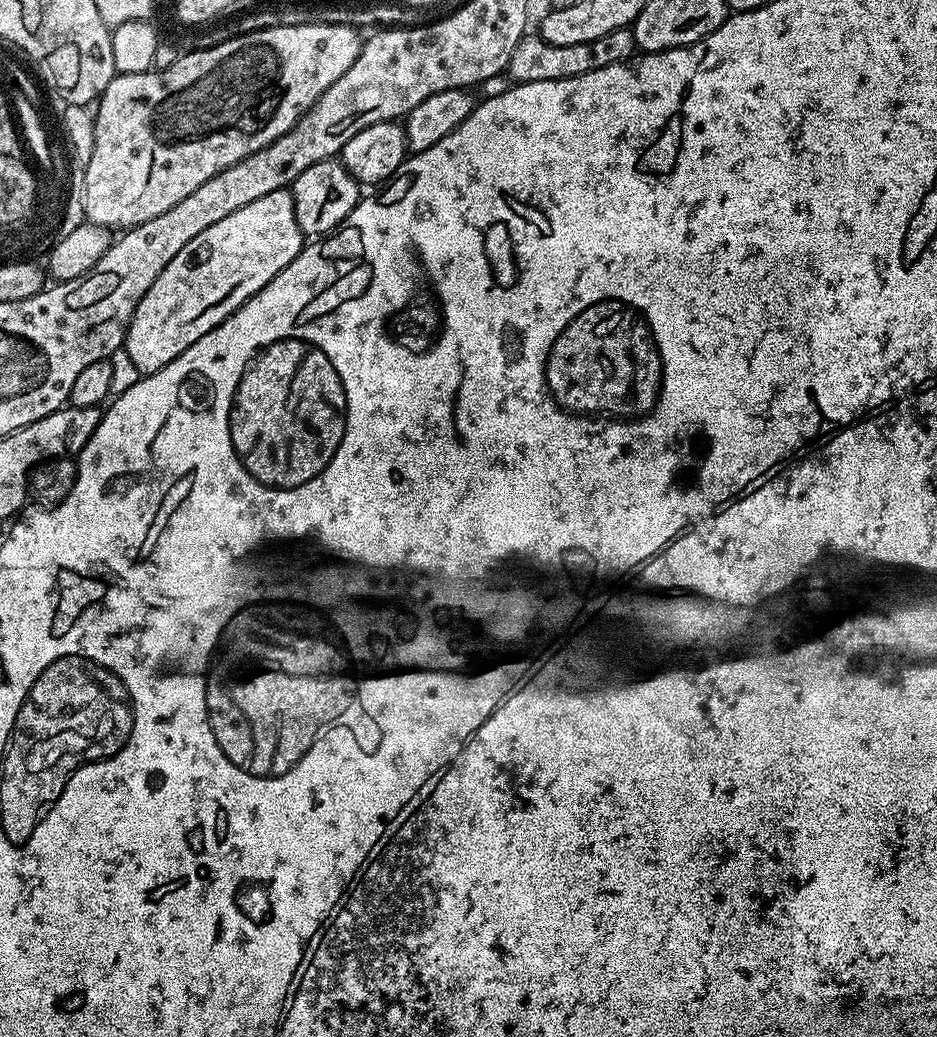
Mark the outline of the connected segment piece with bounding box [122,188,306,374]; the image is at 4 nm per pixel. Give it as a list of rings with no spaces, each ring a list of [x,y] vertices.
[[[288,188],[273,190],[270,194],[264,195],[263,198],[257,198],[255,202],[242,206],[242,210],[234,210],[230,214],[226,214],[226,218],[222,218],[222,222],[214,222],[214,226],[206,226],[206,230],[202,230],[202,234],[190,238],[190,242],[186,242],[186,246],[182,246],[182,250],[178,250],[178,254],[174,254],[174,258],[165,266],[162,274],[158,274],[158,278],[154,278],[150,290],[146,290],[146,294],[136,304],[132,321],[128,324],[128,332],[124,335],[123,355],[128,355],[128,360],[137,368],[137,373],[147,374],[162,370],[162,366],[166,366],[174,358],[178,358],[178,354],[182,354],[190,345],[198,342],[198,338],[202,338],[210,330],[218,327],[229,314],[237,312],[254,293],[265,288],[283,268],[290,266],[290,262],[294,262],[294,258],[299,254],[305,243],[306,237],[298,226],[298,218],[294,218],[294,200]]]

